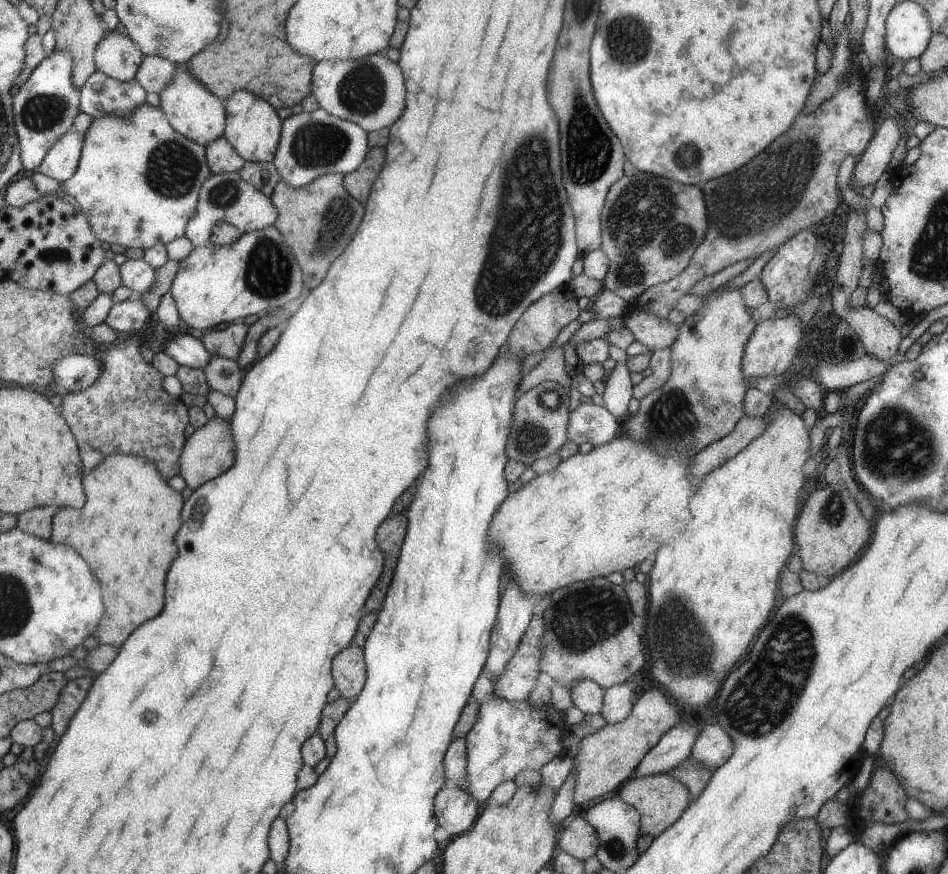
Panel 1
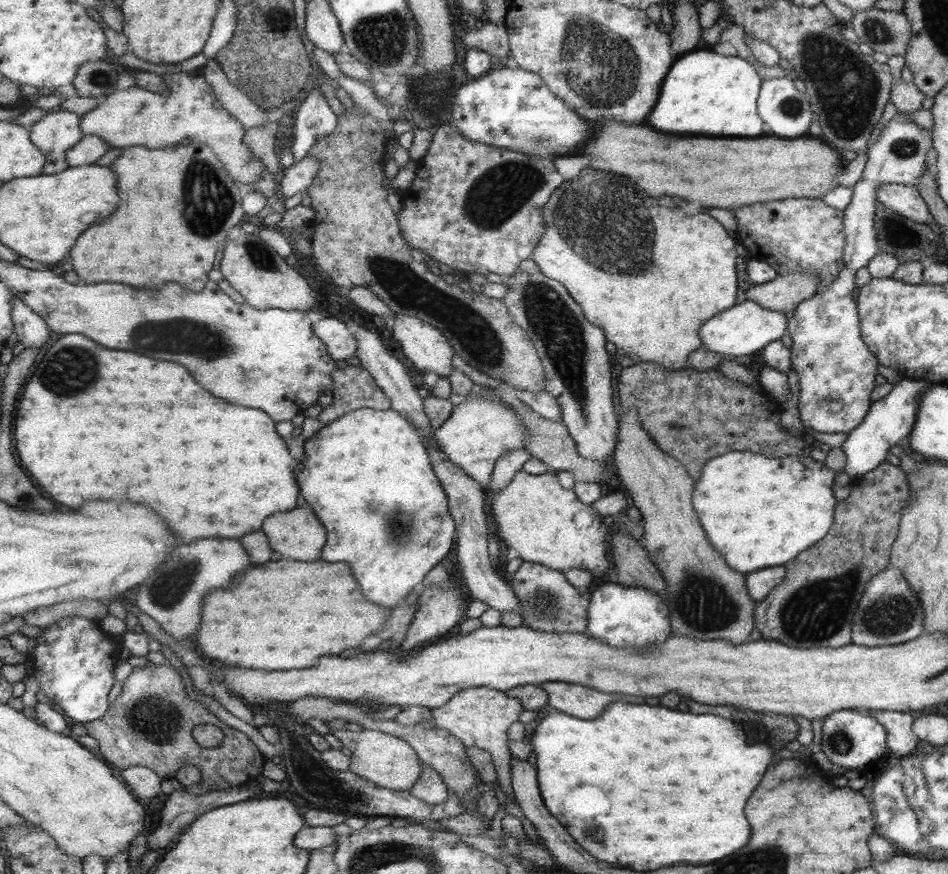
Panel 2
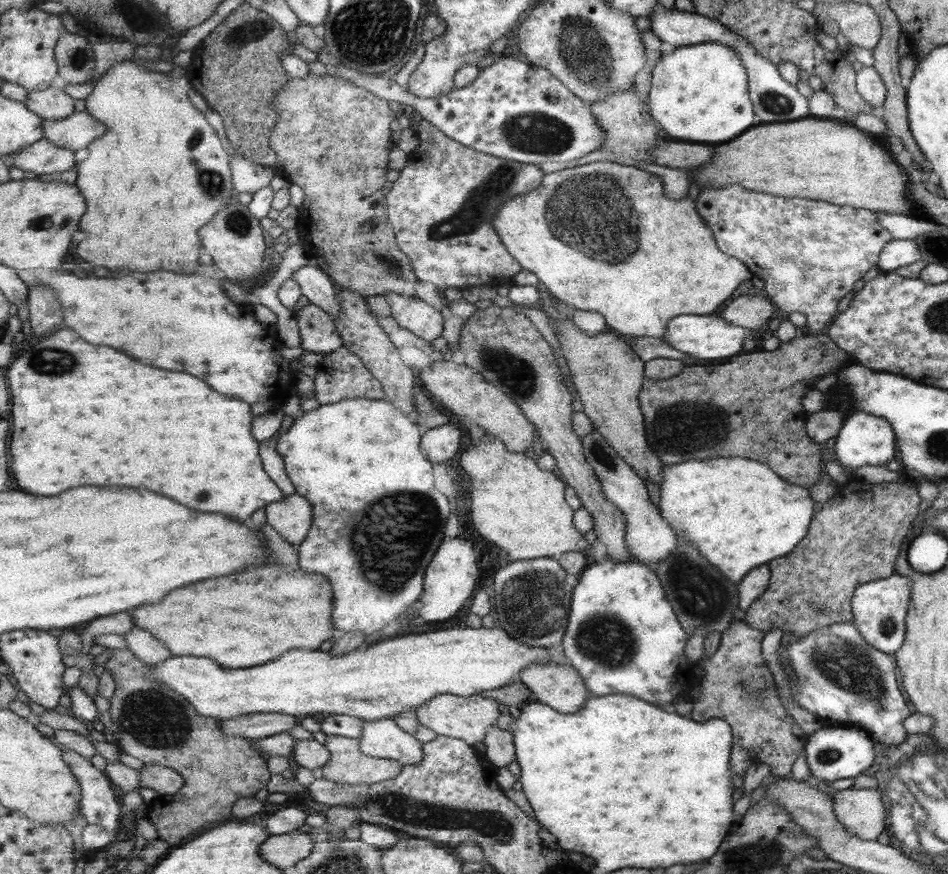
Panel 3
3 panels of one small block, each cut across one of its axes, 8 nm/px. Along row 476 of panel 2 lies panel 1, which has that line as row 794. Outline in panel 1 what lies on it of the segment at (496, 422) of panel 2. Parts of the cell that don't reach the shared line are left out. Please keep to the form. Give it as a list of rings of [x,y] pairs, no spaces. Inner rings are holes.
[[[497,696],[482,701],[472,729],[465,736],[468,761],[465,791],[484,804],[500,782],[512,780],[523,770],[539,771],[547,761],[564,757],[560,740],[570,729],[563,720],[563,712],[551,704],[530,706],[527,701],[506,701]]]

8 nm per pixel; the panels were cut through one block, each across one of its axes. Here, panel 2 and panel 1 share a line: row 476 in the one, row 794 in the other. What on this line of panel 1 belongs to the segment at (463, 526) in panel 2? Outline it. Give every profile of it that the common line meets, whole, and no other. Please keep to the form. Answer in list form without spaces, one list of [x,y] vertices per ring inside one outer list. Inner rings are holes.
[[[445,784],[433,799],[437,824],[449,834],[461,834],[477,816],[477,801],[464,789]]]

